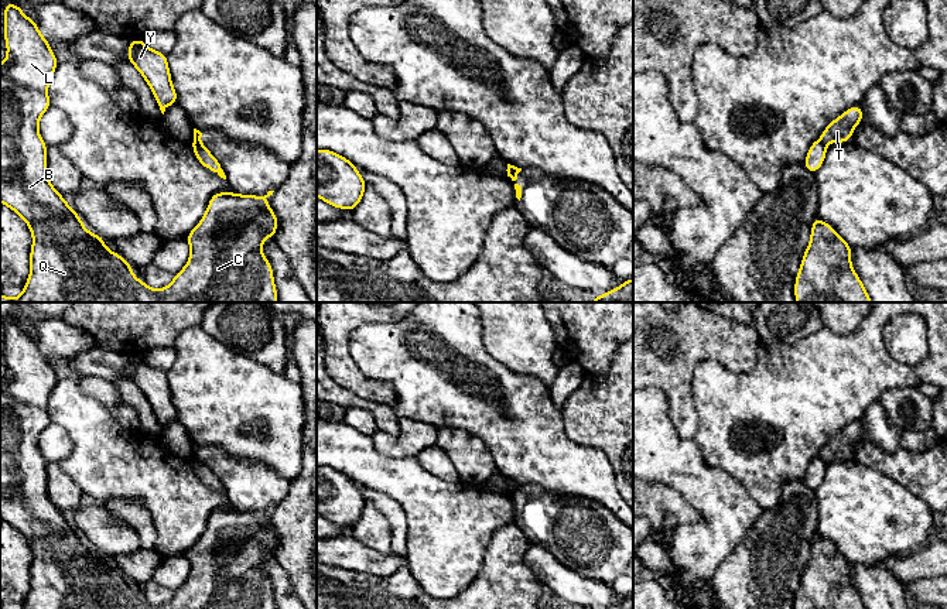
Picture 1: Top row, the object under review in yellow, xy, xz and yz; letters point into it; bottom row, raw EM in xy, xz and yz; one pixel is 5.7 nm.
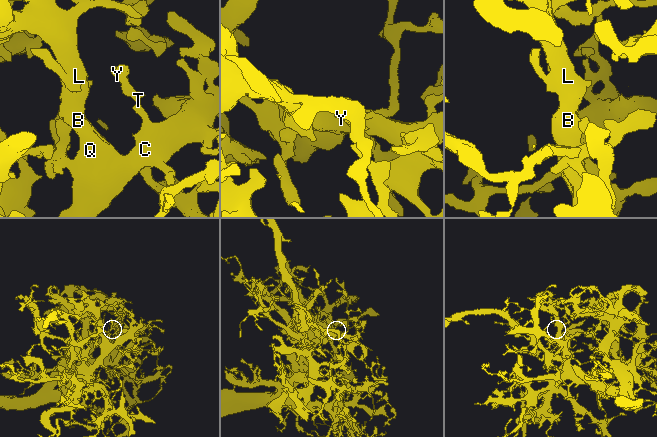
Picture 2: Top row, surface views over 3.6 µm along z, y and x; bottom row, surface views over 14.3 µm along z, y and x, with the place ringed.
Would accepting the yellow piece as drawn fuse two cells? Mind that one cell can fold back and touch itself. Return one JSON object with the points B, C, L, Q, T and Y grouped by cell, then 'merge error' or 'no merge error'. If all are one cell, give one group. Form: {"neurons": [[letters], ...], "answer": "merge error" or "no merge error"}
{"neurons": [["B", "C", "L", "Q"], ["T", "Y"]], "answer": "merge error"}

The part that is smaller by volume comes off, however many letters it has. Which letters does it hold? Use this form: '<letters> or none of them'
T, Y

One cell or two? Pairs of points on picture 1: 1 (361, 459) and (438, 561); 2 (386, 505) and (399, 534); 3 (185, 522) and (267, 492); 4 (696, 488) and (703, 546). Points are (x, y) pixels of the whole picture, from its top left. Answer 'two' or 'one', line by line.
1: one
2: one
3: two
4: one

